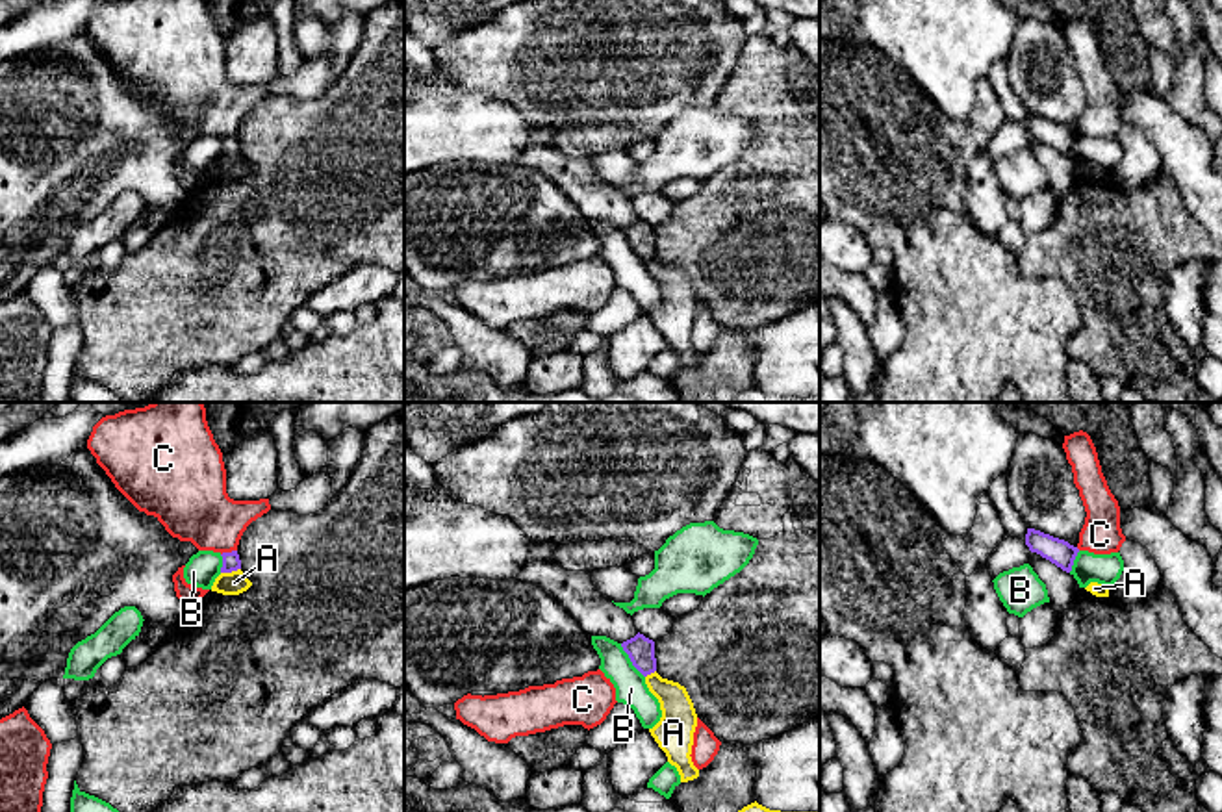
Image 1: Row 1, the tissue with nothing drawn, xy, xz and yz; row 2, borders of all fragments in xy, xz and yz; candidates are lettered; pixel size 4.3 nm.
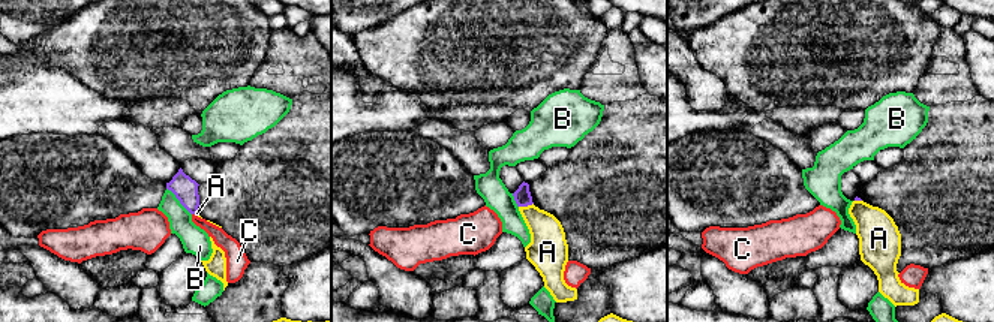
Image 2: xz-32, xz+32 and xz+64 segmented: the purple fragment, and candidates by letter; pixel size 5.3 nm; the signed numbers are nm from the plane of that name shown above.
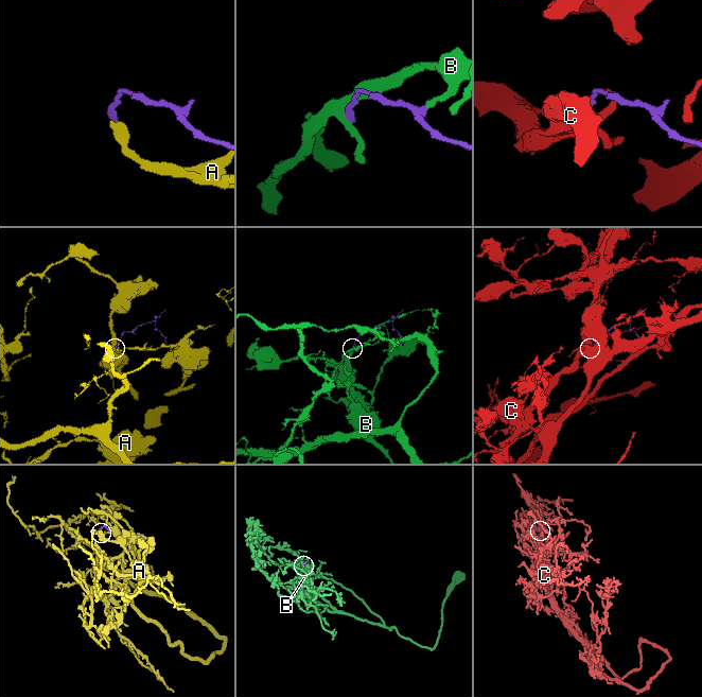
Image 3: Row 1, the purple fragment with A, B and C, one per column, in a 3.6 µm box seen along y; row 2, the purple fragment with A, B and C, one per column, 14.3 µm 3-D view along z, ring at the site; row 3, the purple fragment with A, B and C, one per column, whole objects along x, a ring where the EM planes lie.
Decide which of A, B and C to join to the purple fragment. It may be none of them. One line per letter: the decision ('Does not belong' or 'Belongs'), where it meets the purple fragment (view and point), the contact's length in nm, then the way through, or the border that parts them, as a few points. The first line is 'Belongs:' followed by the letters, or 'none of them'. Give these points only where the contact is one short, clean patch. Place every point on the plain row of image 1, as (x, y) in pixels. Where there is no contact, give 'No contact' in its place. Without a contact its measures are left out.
Belongs: none of them
A: Does not belong. Touches purple at xy (230, 156). Shared border 90 nm. Boundary: xy (240, 152), (221, 158)
B: Does not belong. Touches purple at xz (631, 245). Shared border 190 nm
C: Does not belong. Touches purple at xy (229, 138). Shared border 80 nm. Boundary: xy (236, 134), (221, 139)

